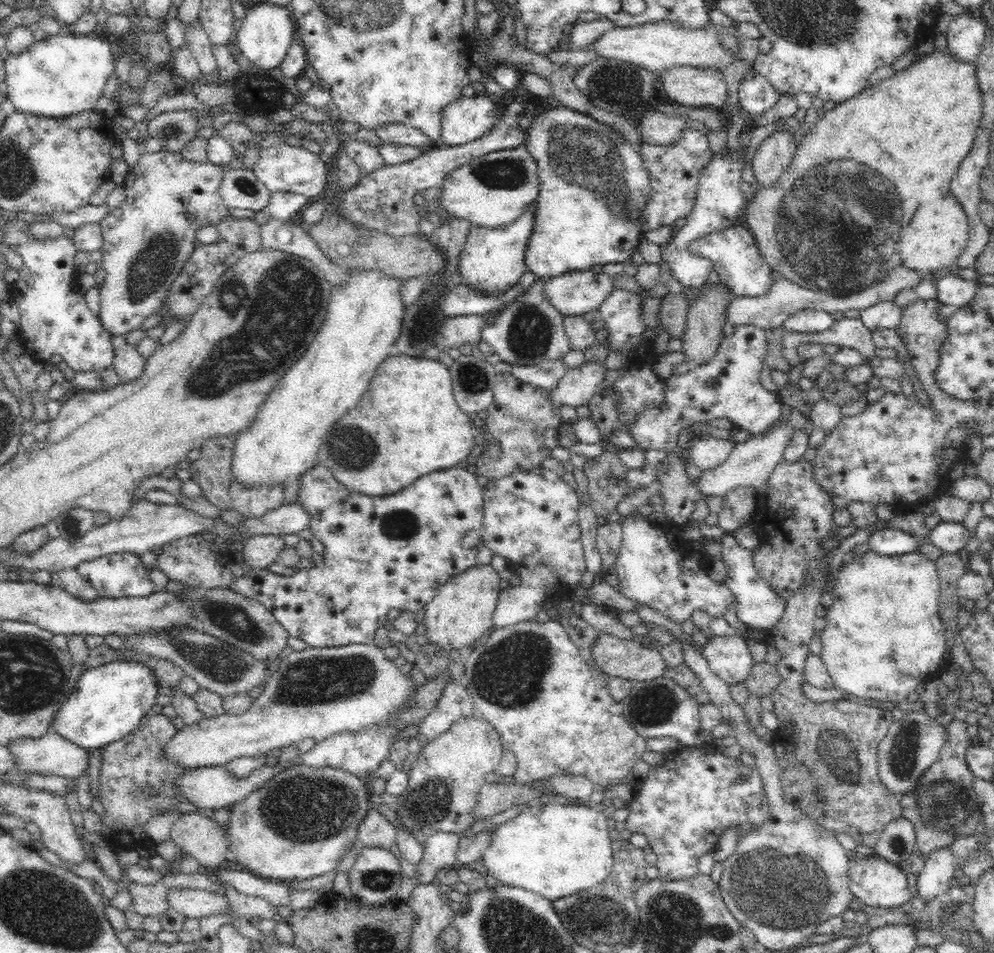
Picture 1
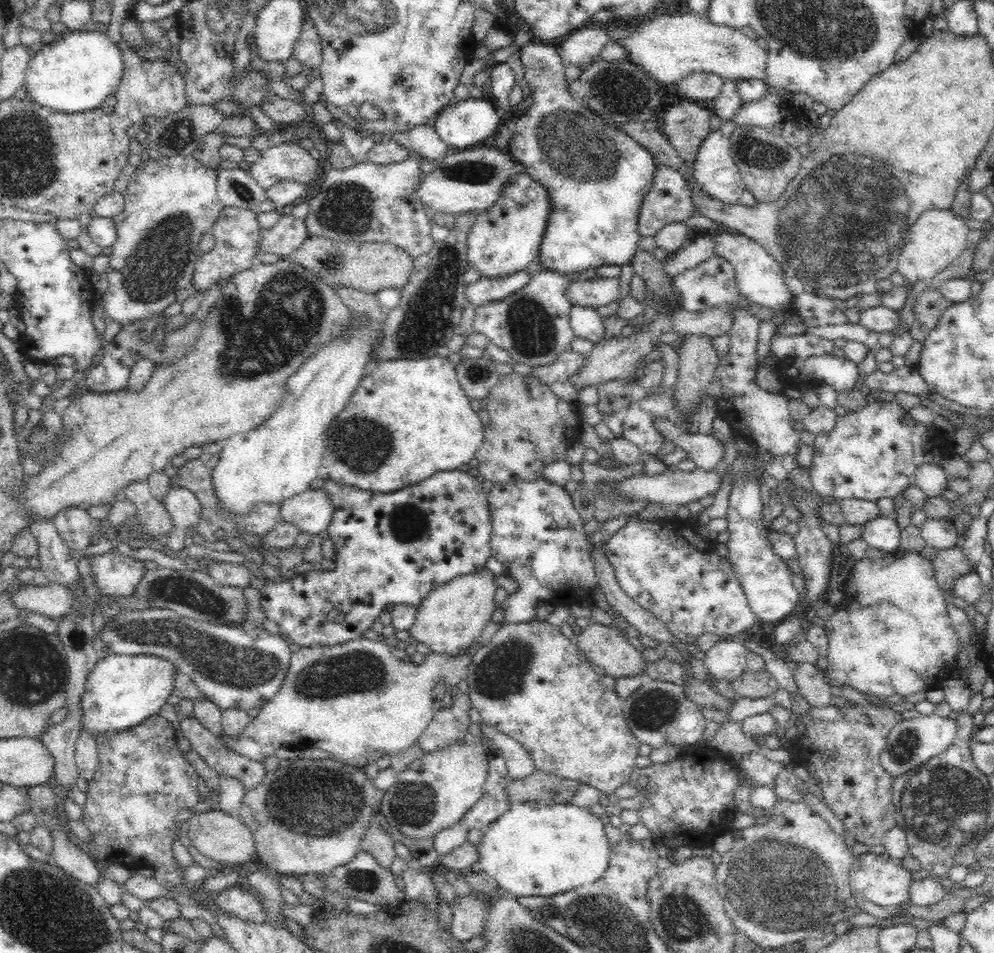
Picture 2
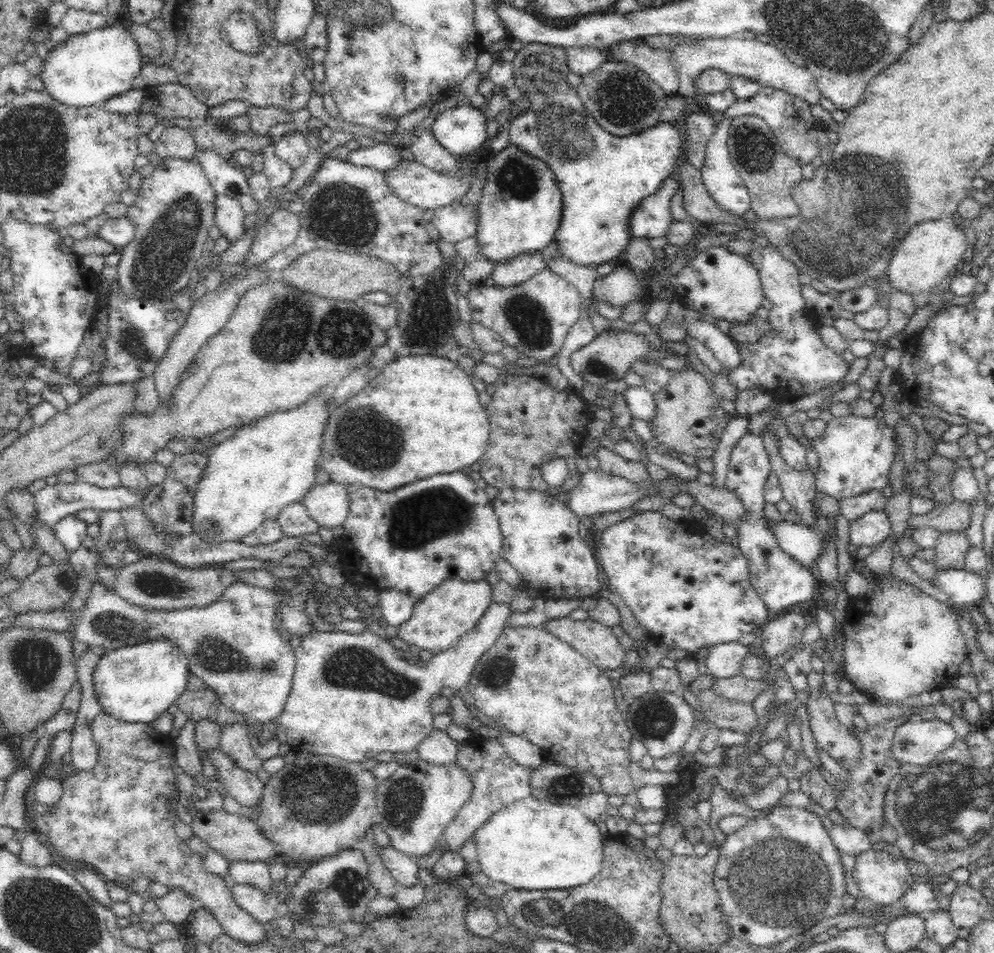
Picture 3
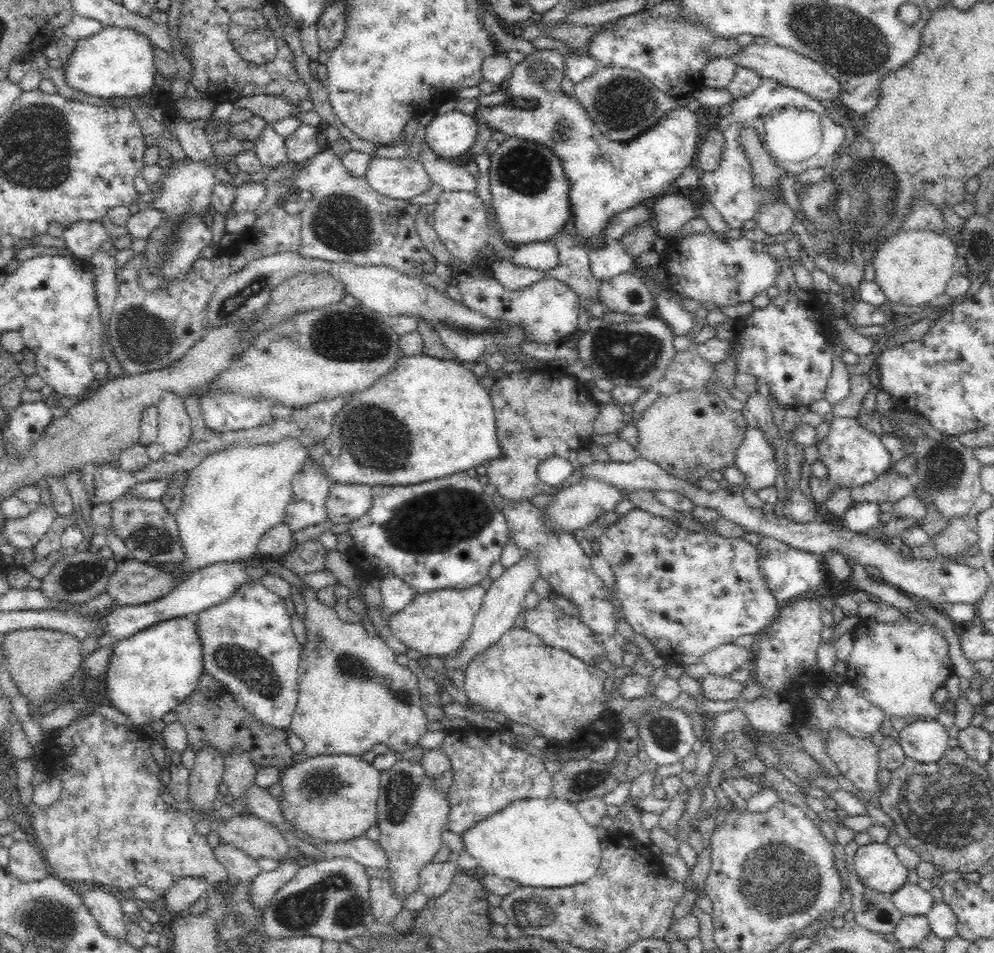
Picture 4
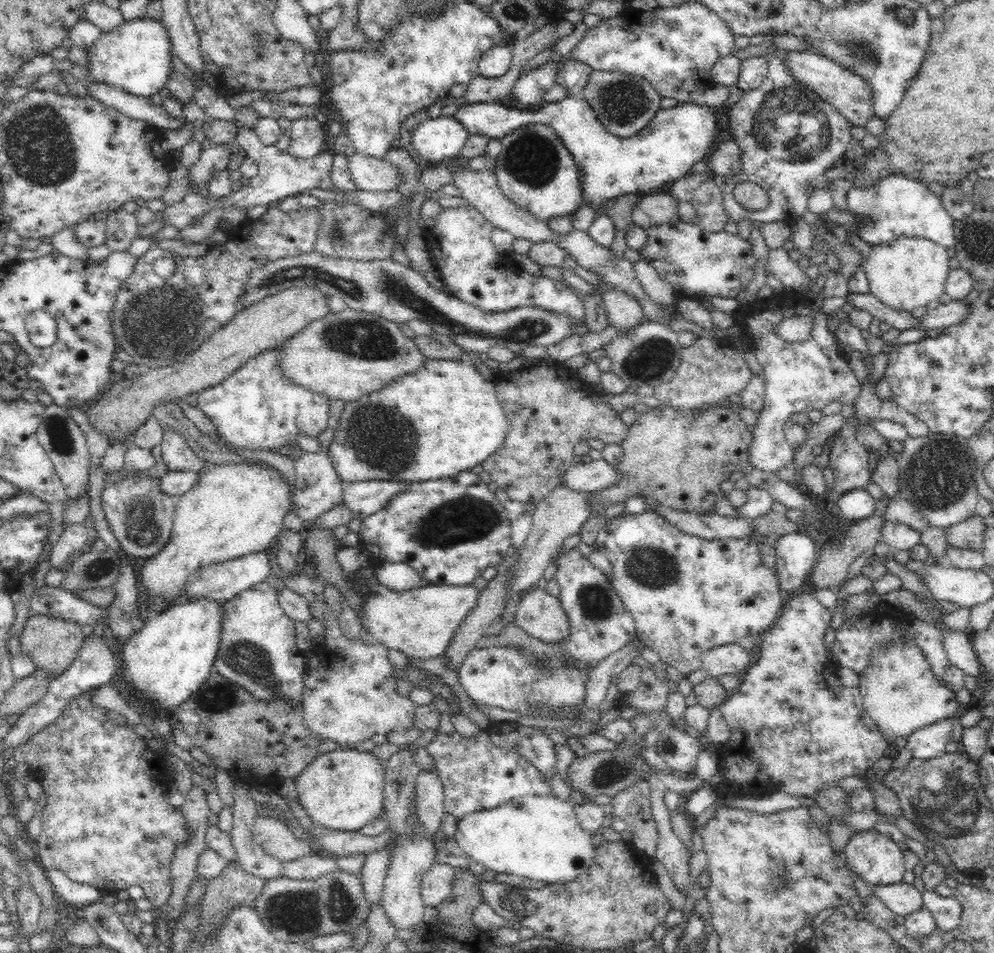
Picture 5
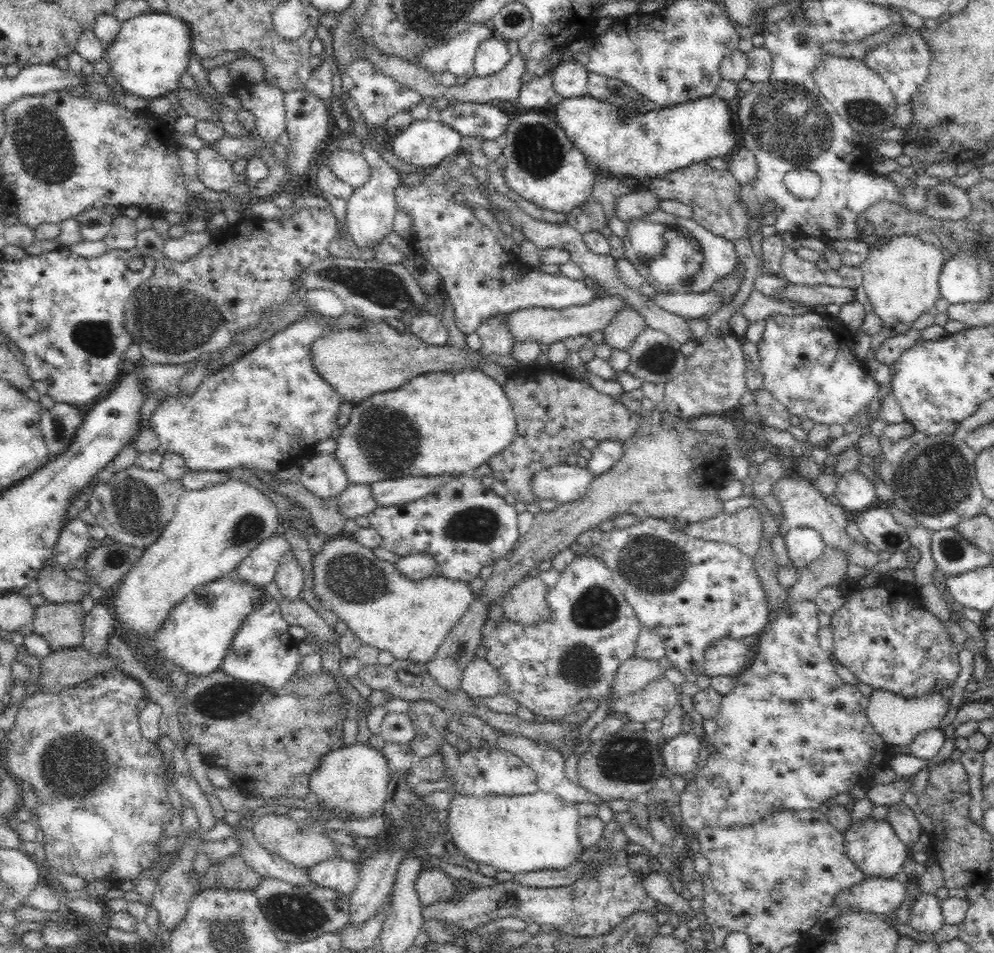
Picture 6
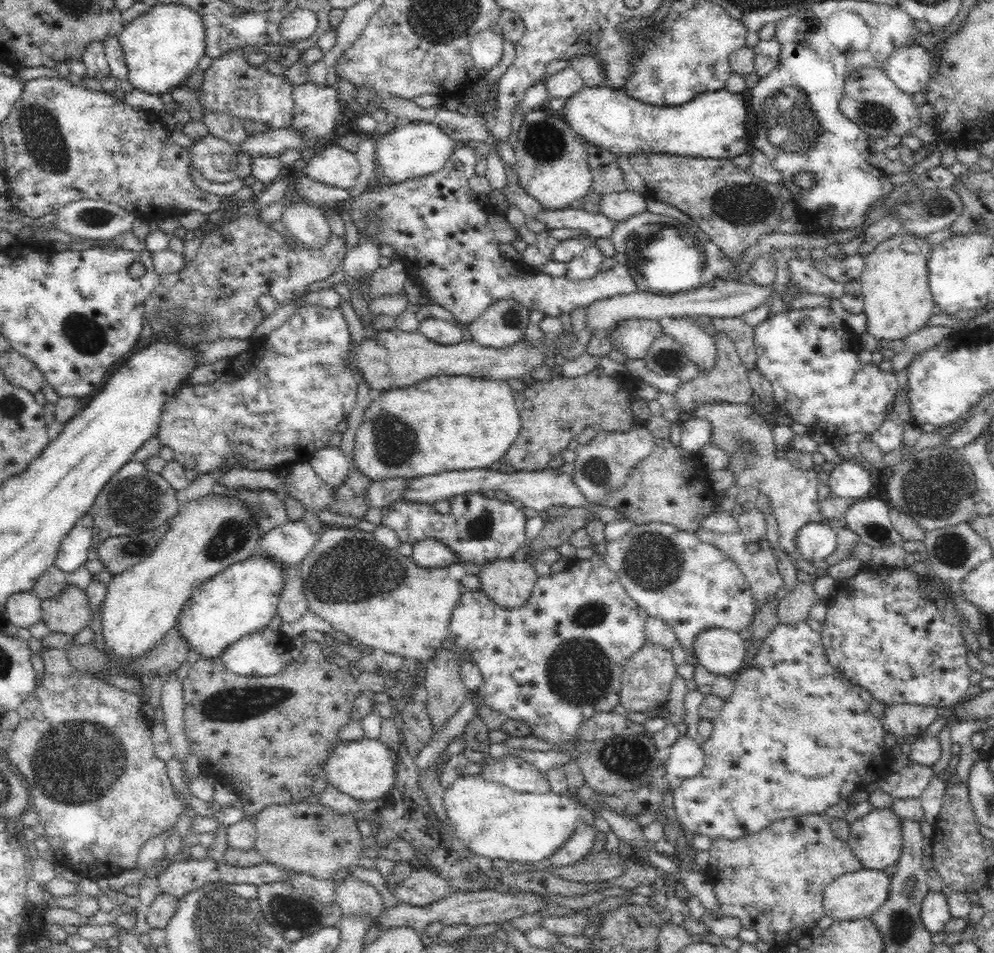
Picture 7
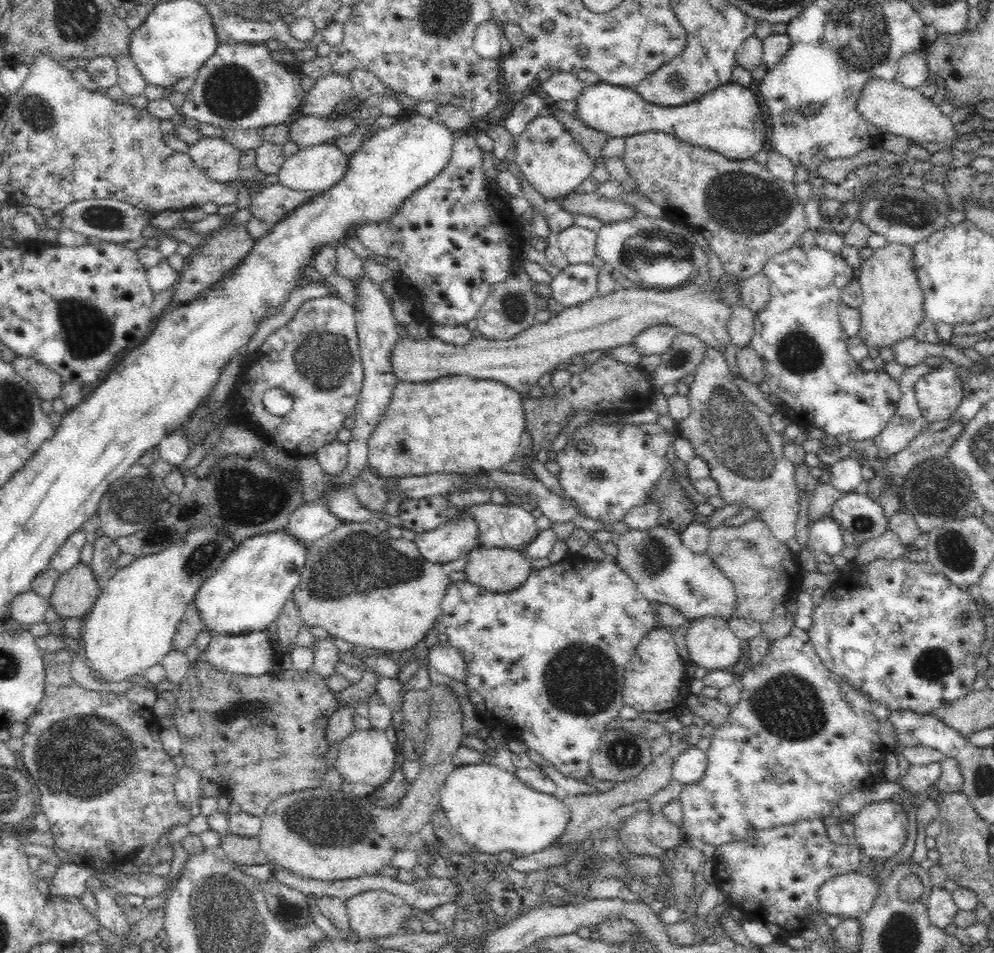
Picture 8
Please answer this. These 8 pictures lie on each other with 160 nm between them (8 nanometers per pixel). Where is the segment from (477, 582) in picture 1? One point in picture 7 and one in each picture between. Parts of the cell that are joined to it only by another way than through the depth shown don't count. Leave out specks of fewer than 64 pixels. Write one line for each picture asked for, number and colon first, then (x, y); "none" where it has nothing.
2: (452, 616)
3: (439, 619)
4: (435, 623)
5: (420, 622)
6: (382, 607)
7: (377, 596)

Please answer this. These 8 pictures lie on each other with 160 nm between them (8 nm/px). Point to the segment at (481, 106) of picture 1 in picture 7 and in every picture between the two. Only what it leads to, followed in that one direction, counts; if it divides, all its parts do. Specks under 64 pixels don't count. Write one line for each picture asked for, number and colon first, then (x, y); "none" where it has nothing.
2: (472, 122)
3: (461, 130)
4: (450, 136)
5: (435, 140)
6: (424, 144)
7: (418, 149)

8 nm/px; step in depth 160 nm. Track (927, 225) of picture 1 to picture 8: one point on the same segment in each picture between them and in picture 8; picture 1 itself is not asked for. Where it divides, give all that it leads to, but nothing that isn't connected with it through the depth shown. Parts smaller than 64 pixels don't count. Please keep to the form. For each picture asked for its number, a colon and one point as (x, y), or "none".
2: (936, 240)
3: (931, 250)
4: (912, 267)
5: (908, 272)
6: (900, 277)
7: (897, 301)
8: (892, 308)

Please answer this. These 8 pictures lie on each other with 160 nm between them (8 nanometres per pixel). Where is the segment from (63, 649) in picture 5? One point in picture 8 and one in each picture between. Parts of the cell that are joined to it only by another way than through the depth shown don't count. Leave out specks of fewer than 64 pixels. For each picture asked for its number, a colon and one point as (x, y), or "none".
6: (61, 624)
7: (67, 613)
8: (75, 592)

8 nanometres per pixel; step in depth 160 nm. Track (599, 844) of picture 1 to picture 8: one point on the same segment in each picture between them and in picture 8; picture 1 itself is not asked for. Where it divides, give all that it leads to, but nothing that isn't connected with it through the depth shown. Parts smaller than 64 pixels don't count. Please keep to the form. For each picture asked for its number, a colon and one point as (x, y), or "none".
2: (536, 848)
3: (530, 844)
4: (539, 842)
5: (538, 837)
6: (527, 832)
7: (493, 820)
8: (491, 809)

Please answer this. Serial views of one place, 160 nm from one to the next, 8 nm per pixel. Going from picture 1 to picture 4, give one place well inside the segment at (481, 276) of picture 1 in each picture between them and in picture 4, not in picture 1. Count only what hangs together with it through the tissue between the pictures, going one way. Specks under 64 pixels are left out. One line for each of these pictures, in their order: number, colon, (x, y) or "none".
2: (505, 239)
3: (521, 206)
4: (530, 191)

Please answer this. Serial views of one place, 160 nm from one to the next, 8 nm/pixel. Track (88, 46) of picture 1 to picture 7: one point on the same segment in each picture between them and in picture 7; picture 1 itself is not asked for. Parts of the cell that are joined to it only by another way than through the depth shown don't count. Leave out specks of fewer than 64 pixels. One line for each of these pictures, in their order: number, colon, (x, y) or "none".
2: (76, 72)
3: (85, 70)
4: (116, 62)
5: (137, 57)
6: (150, 54)
7: (162, 46)

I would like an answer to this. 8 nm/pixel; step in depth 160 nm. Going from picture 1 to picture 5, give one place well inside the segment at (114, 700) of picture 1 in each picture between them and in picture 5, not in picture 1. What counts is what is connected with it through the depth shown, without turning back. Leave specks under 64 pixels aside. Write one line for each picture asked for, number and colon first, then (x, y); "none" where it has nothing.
2: (122, 690)
3: (136, 683)
4: (149, 674)
5: (168, 658)

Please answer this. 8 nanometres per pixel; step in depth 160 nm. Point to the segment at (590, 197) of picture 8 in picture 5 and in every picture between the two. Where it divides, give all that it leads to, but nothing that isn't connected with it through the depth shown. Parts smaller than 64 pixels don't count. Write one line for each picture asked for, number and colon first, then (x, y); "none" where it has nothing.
5: (655, 209)
6: (636, 204)
7: (618, 206)

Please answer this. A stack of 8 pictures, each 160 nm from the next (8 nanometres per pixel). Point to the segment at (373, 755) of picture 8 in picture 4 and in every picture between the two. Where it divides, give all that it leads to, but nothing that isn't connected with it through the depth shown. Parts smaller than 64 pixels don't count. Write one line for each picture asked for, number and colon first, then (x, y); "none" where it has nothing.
4: (334, 798)
5: (342, 790)
6: (353, 780)
7: (363, 769)

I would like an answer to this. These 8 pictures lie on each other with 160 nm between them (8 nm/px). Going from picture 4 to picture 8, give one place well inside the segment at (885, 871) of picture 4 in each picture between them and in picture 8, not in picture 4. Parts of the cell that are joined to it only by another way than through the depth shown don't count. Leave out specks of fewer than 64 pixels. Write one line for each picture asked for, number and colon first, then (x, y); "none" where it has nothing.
5: (875, 858)
6: (873, 846)
7: (876, 838)
8: (881, 827)

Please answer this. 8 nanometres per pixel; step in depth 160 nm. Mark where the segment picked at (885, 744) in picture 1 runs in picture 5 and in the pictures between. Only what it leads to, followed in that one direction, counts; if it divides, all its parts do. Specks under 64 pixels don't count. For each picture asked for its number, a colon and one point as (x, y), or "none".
2: (912, 742)
3: (918, 743)
4: (923, 740)
5: (925, 743)

